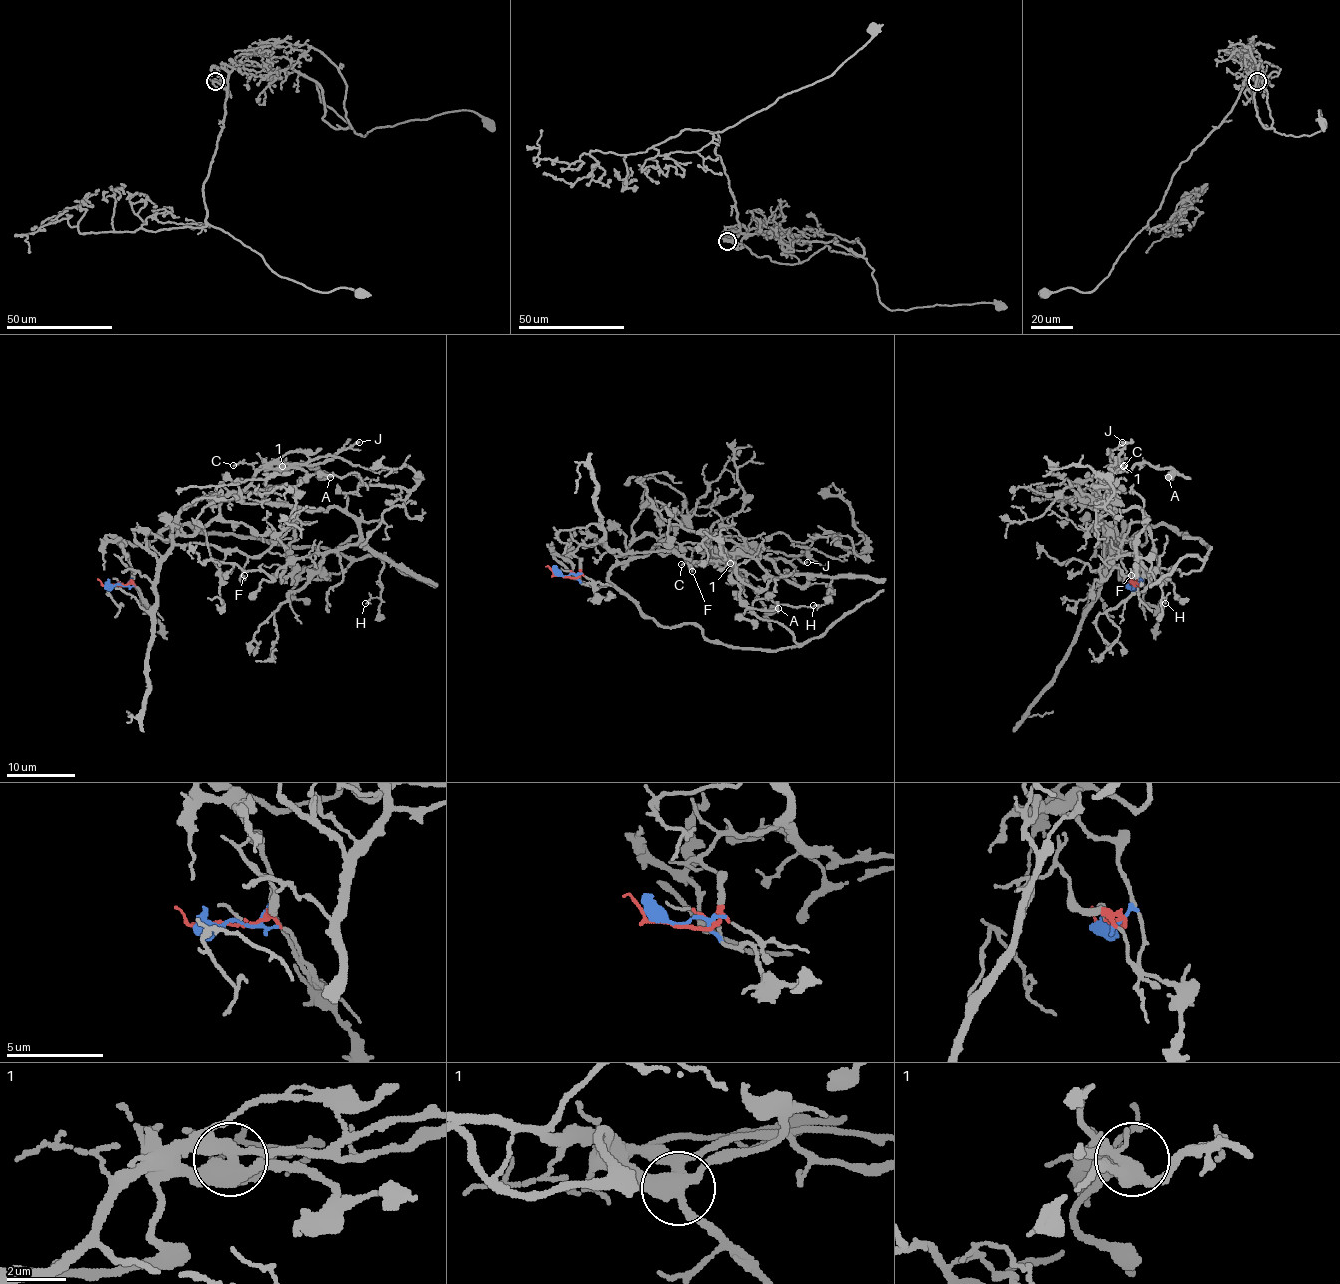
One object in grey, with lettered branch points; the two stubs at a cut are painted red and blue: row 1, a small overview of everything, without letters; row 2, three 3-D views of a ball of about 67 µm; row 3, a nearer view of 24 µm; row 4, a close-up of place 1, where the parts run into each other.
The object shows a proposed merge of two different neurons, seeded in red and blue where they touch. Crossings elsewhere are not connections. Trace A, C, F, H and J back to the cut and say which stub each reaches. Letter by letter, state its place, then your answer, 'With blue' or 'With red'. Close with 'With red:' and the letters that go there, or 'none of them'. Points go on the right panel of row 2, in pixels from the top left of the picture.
A: Place: (1168, 477). With red
C: Place: (1124, 465). With red
F: Place: (1131, 575). With red
H: Place: (1165, 603). With blue
J: Place: (1122, 442). With red
With red: A, C, F, J

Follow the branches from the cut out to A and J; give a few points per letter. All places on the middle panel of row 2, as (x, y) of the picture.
A: (562, 575), (579, 573), (581, 544), (601, 541), (622, 555), (646, 534), (724, 555), (765, 609), (779, 608)
J: (562, 575), (579, 573), (581, 544), (601, 541), (622, 555), (646, 534), (722, 555), (808, 561)

